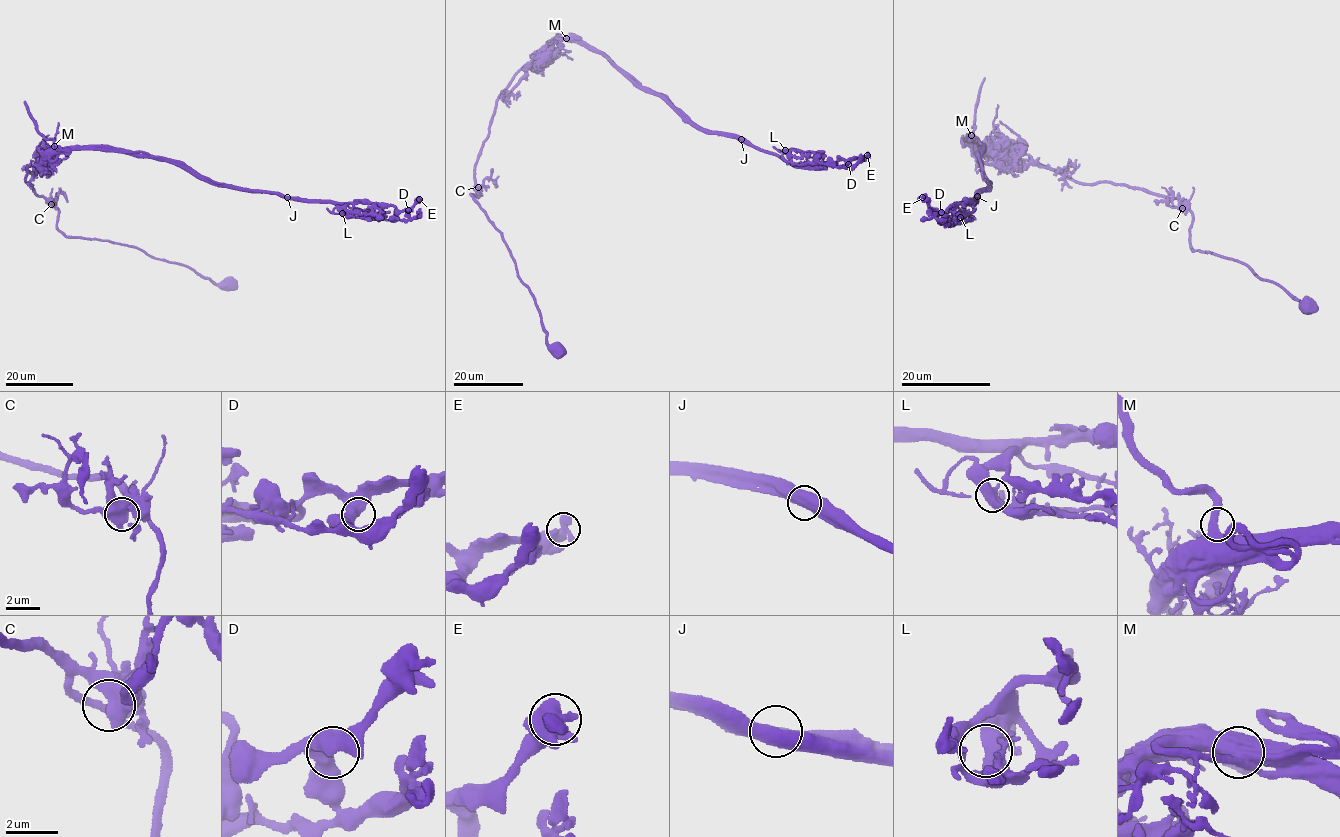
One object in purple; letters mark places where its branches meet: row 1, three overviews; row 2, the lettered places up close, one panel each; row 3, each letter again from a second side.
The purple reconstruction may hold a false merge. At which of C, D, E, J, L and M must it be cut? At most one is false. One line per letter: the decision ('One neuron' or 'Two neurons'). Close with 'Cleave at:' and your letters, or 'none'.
C: One neuron
D: One neuron
E: One neuron
J: Two neurons
L: One neuron
M: One neuron
Cleave at: J

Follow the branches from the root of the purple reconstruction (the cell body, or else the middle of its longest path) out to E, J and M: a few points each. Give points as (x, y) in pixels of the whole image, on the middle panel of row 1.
E: (557, 351), (471, 194), (496, 99), (555, 40), (583, 41), (703, 128), (796, 165), (867, 155)
J: (557, 351), (471, 194), (513, 76), (575, 38), (703, 128), (741, 139)
M: (557, 351), (502, 235), (471, 194), (478, 196), (475, 163), (496, 99), (566, 38)

